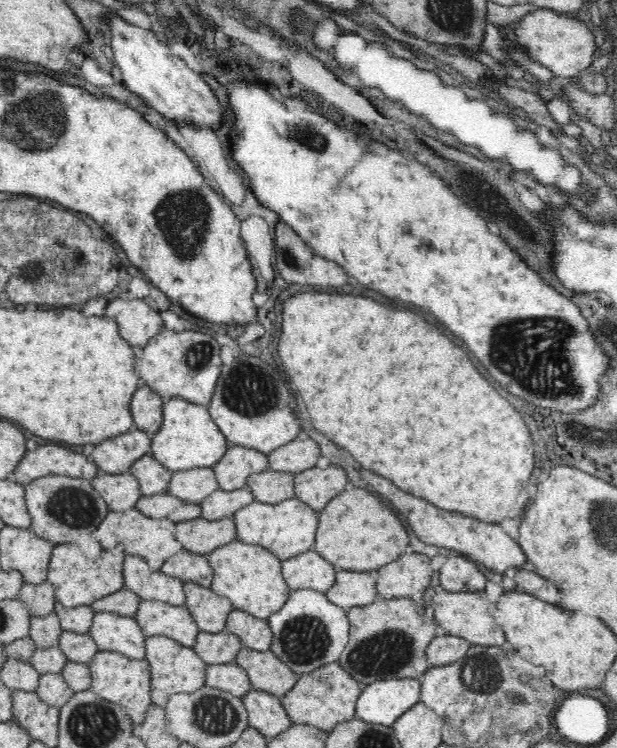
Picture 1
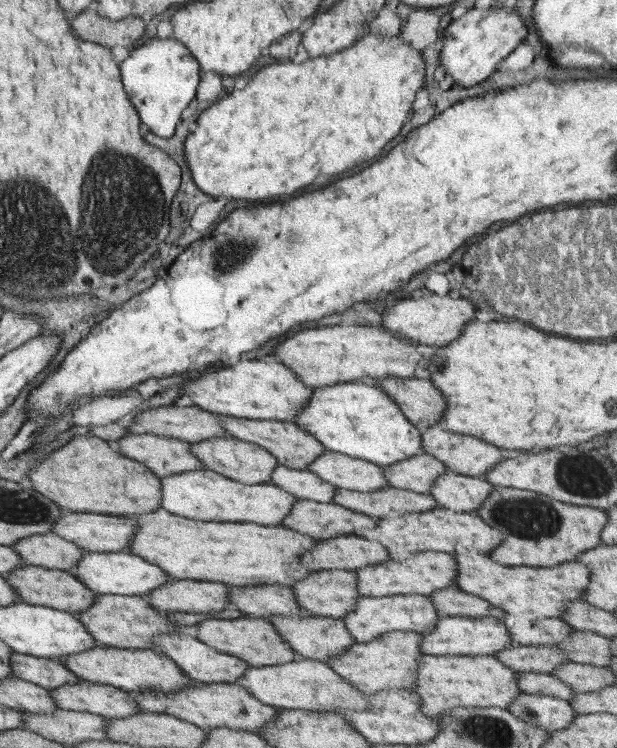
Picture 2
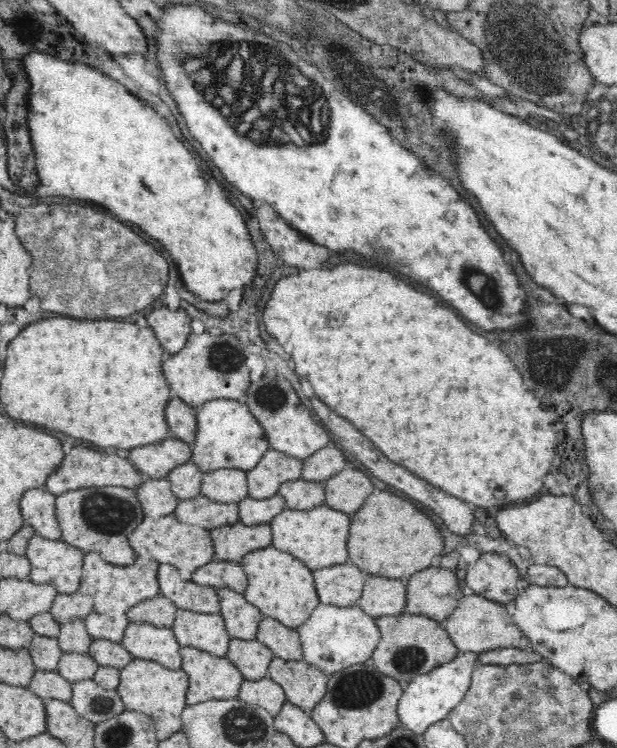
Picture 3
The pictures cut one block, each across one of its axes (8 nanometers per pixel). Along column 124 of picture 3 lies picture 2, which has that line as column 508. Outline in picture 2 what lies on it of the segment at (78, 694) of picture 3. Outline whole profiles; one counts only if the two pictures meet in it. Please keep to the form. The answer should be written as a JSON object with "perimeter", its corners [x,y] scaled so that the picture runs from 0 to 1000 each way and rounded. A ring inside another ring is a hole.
{"perimeter":[[[844,926],[820,948],[840,960],[864,969],[882,972],[891,979],[914,976],[932,961],[927,943],[908,933],[885,928]]]}

